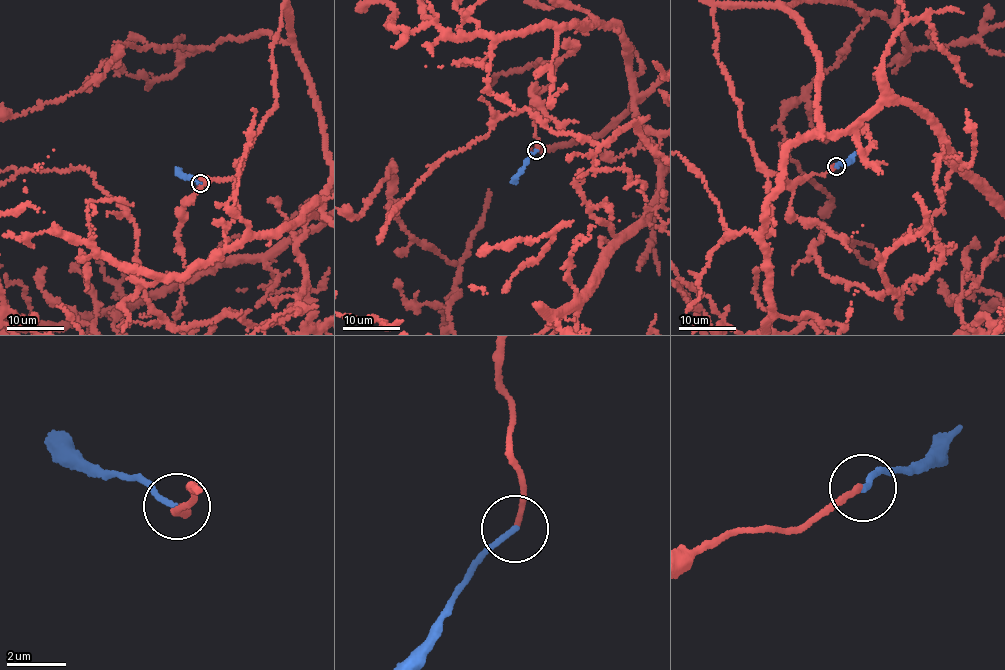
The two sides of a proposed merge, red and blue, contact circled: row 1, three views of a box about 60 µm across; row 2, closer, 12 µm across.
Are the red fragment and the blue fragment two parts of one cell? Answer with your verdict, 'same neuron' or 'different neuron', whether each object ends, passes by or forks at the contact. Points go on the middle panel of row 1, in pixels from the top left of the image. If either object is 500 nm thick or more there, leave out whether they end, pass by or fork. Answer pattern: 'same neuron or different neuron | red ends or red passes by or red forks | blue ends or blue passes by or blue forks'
same neuron | red ends | blue ends

